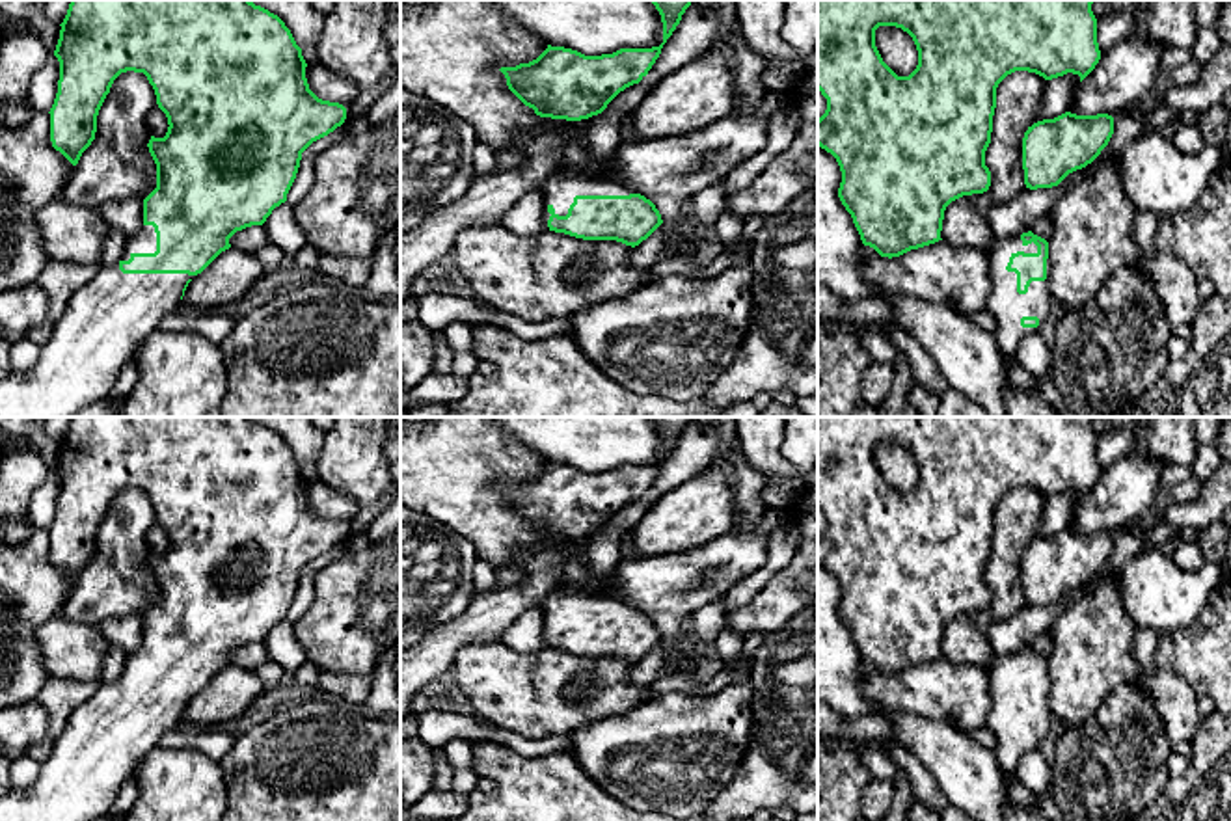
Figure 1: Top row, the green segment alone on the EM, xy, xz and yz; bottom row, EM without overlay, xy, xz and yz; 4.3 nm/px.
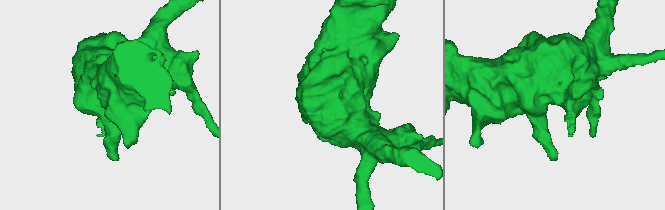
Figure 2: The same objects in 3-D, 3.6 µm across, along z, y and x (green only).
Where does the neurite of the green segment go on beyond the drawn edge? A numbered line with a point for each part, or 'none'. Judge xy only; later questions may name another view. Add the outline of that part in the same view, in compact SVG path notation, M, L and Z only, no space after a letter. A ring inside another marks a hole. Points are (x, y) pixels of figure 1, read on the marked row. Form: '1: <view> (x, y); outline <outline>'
1: xy (105, 324); outline M119 262L101 264L71 298L35 365L0 380L0 417L74 417L110 395L121 369L136 356L160 320L183 302L188 274L123 274Z

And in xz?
1: xz (559, 192); outline M553 175L544 186L540 188L542 201L544 201L544 222L548 225L549 212L548 207L555 209L555 214L566 216L570 205L574 203L575 195L629 195L635 194L628 186L613 182L609 179L598 177L557 177Z

